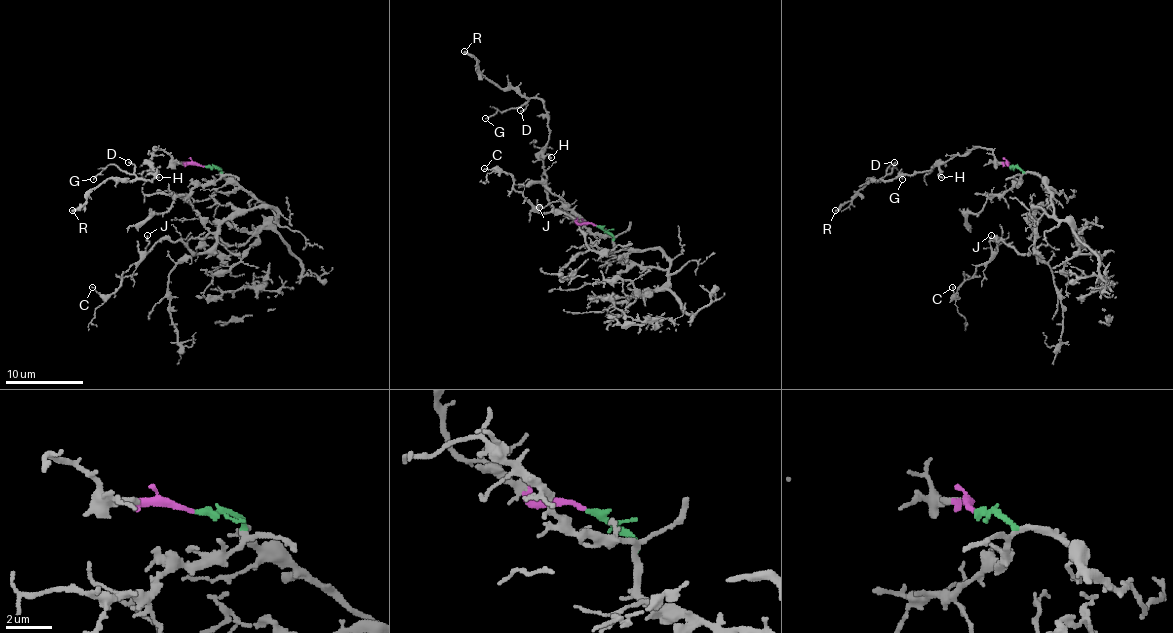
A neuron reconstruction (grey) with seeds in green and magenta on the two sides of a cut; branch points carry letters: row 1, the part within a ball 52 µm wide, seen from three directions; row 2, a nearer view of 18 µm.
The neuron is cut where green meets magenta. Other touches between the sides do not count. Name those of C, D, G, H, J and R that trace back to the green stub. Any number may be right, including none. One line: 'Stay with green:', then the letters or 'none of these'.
Stay with green: C, J

